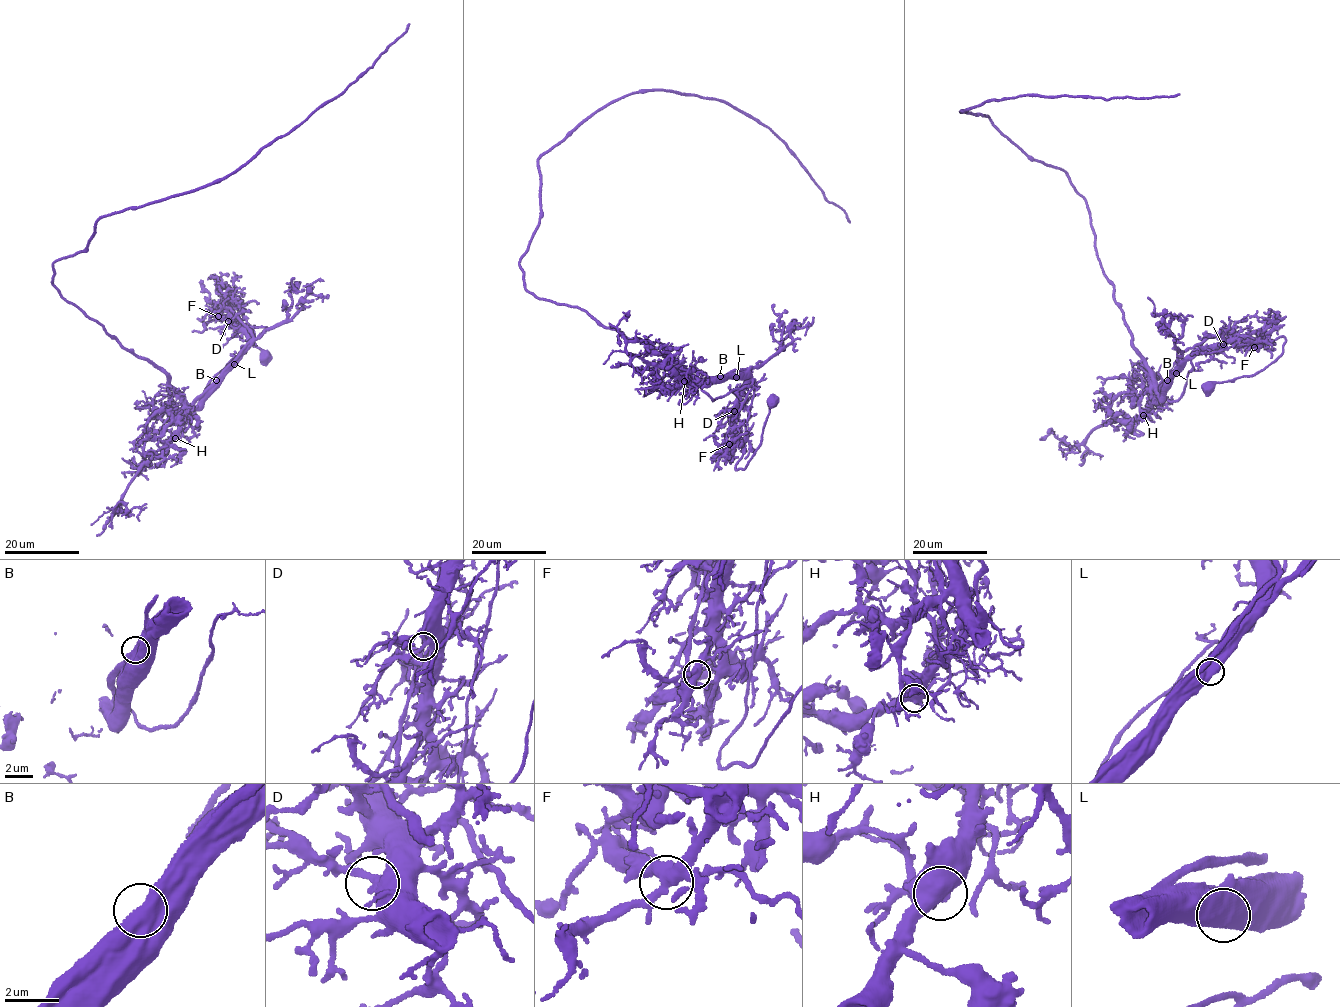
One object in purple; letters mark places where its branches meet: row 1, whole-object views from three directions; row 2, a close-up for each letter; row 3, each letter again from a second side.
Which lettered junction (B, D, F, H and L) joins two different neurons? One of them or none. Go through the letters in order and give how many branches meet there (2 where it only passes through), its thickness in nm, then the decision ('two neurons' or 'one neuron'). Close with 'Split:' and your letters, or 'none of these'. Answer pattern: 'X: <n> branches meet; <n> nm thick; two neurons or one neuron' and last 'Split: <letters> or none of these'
B: 1 branches meet; 900 nm thick; two neurons
D: 2 branches meet; 360 nm thick; one neuron
F: 3 branches meet; 440 nm thick; one neuron
H: 1 branches meet; 750 nm thick; one neuron
L: 1 branches meet; 950 nm thick; one neuron
Split: B

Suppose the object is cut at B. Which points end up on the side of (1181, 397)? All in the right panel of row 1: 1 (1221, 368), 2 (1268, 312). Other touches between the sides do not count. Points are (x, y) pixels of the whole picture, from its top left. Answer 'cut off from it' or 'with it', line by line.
1: cut off from it
2: cut off from it

